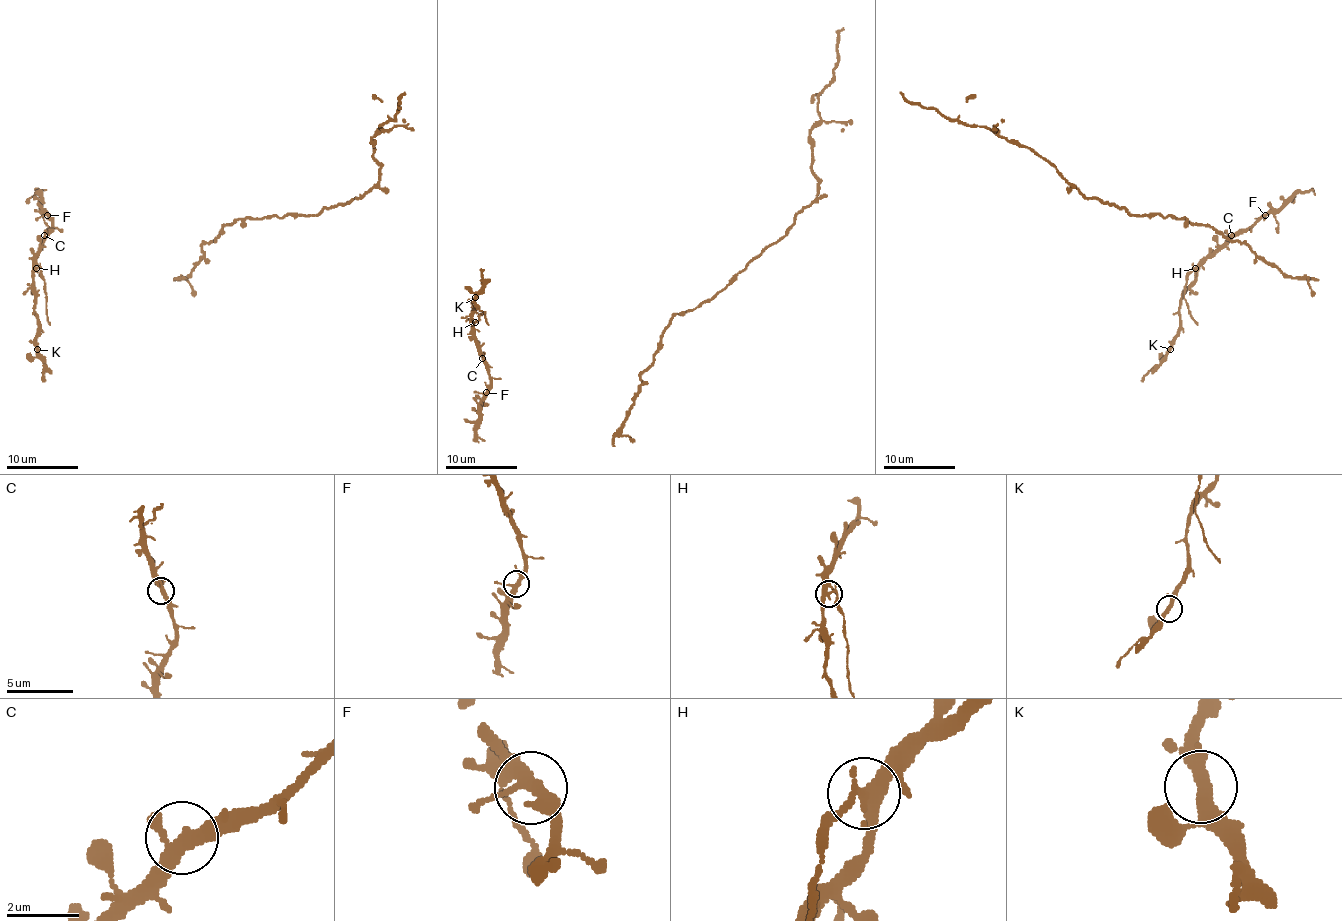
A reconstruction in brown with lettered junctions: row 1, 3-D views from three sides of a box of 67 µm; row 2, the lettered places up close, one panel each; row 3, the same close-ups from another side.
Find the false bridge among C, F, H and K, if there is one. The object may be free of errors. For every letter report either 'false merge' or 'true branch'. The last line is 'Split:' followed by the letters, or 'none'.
C: true branch
F: true branch
H: false merge
K: true branch
Split: H

